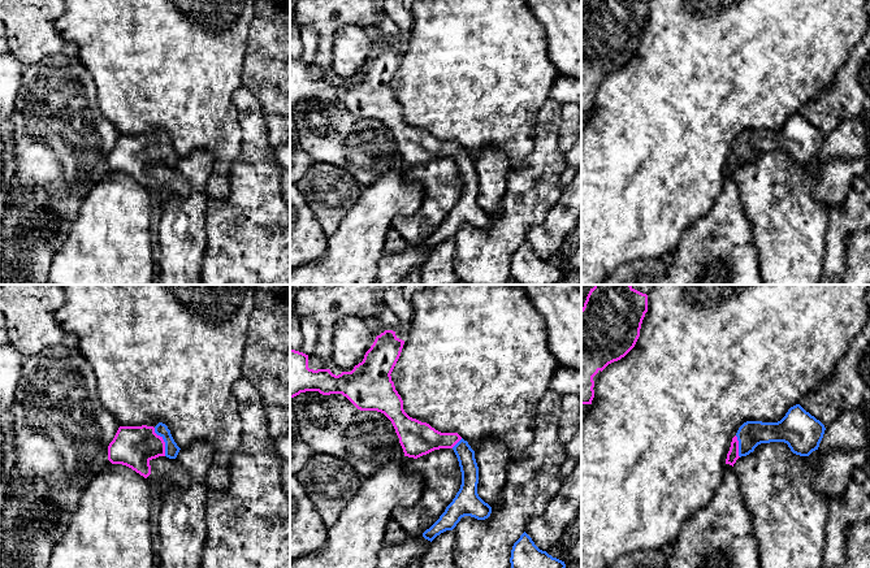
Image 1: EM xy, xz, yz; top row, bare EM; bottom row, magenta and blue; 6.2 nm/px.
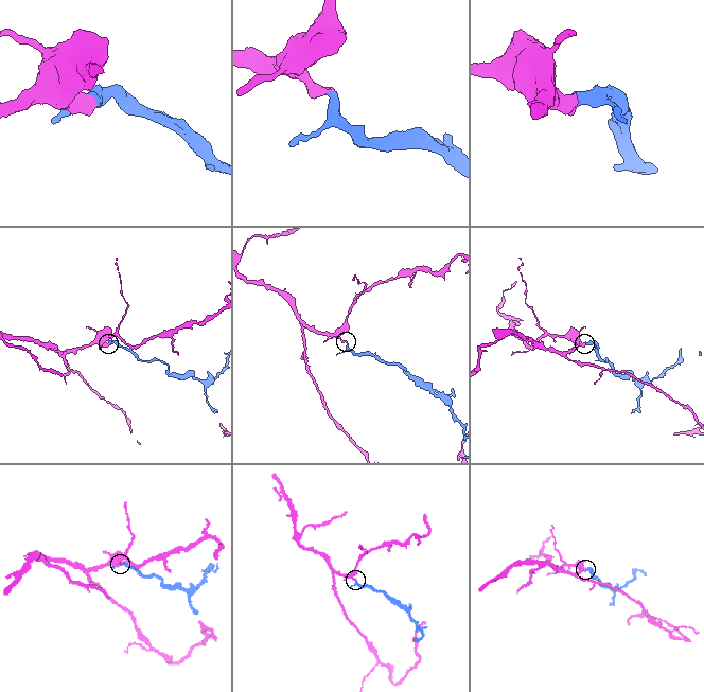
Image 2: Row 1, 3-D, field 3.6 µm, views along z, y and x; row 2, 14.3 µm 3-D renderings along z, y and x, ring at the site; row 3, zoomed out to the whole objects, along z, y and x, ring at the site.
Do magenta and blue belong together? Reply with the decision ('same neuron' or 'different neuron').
same neuron

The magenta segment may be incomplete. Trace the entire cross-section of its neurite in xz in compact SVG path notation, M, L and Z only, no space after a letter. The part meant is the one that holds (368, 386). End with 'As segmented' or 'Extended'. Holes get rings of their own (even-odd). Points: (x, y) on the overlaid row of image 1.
M393 330L376 337L362 363L351 372L336 376L330 369L310 369L308 355L290 348L290 399L306 391L342 394L360 411L384 413L393 424L404 456L417 459L434 450L453 448L462 472L462 485L440 519L423 533L428 541L453 530L464 516L485 520L492 507L477 494L479 467L475 451L458 433L441 433L427 422L410 417L391 381L391 372L404 341Z. Extended

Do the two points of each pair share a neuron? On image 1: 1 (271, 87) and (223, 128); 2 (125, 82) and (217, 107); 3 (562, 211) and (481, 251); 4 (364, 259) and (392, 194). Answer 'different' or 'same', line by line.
1: different
2: same
3: different
4: same

